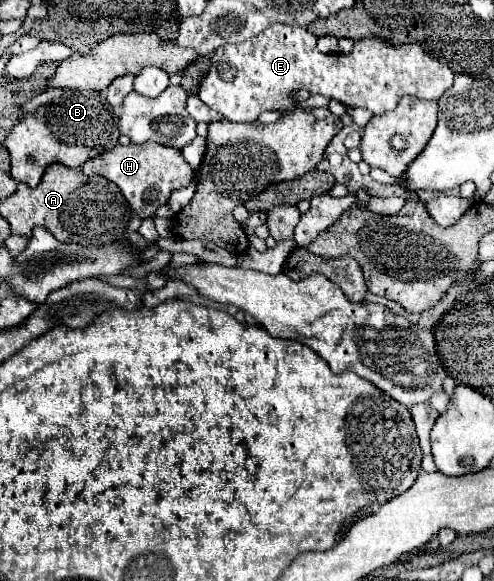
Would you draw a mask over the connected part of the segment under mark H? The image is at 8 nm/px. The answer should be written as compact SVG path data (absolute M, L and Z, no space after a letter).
M144 142L144 144L128 144L128 146L116 146L114 150L106 152L104 156L96 156L88 160L82 166L84 174L100 174L114 182L120 192L124 194L128 206L140 216L140 218L152 218L154 212L168 204L170 194L178 188L184 188L188 180L192 178L190 164L182 158L182 152L176 148L168 148L156 142Z

